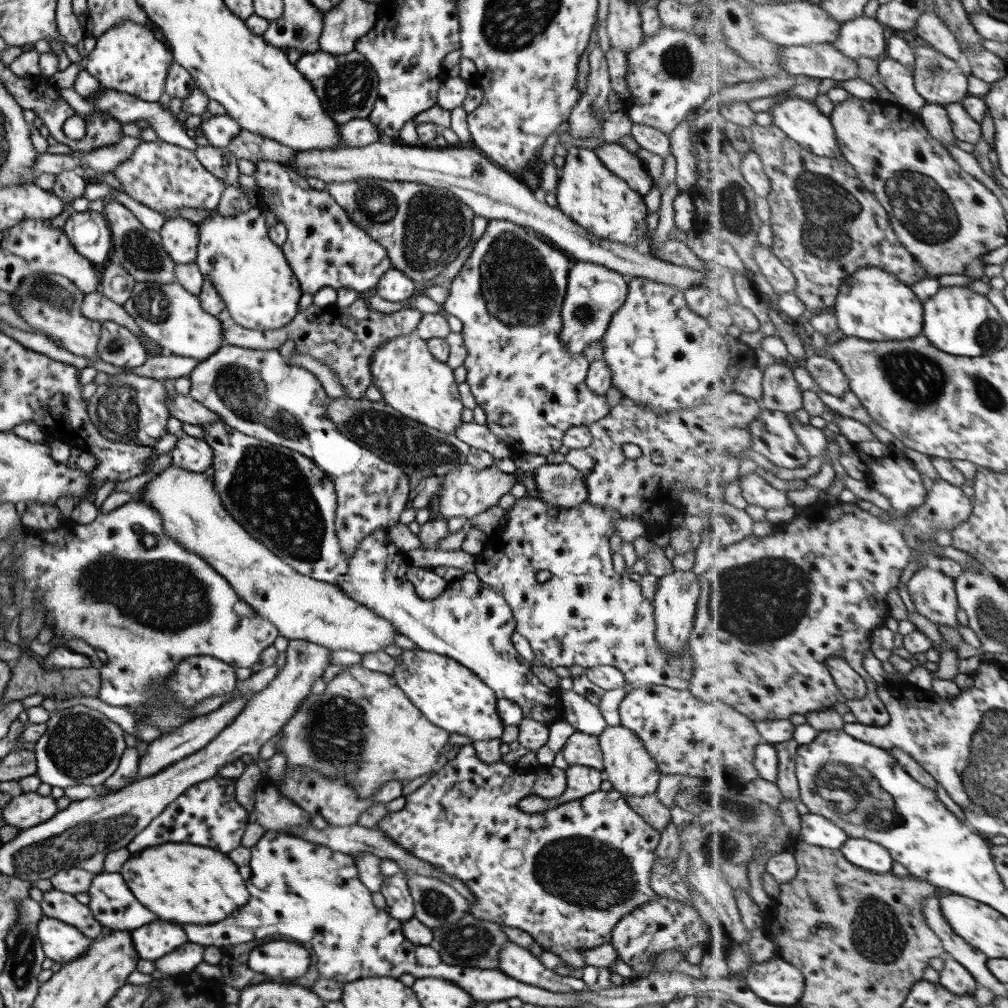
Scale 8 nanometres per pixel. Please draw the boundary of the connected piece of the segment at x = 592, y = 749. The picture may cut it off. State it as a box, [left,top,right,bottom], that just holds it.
[561,731,604,772]

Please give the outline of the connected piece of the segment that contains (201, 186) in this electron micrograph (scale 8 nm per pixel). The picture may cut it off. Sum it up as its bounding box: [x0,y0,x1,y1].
[113,141,226,215]

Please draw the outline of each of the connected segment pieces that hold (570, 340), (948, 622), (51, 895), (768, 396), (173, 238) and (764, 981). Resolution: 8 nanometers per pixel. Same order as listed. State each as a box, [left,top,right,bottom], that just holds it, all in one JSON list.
[[560,261,628,354],[908,566,961,627],[40,889,102,939],[764,362,805,414],[159,218,199,264],[746,956,807,1007]]

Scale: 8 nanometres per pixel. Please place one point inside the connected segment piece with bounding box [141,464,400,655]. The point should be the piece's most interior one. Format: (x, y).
(302, 608)

